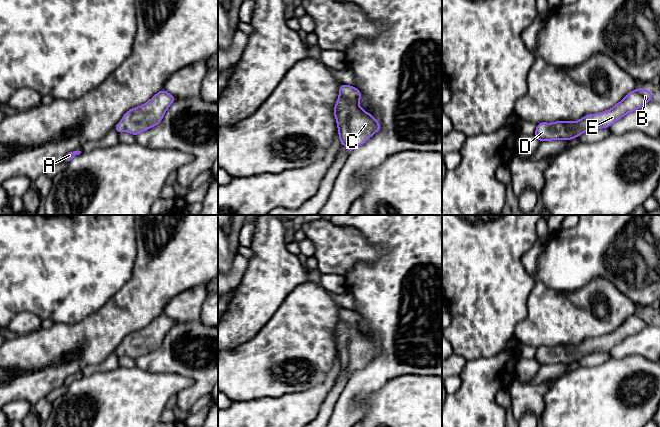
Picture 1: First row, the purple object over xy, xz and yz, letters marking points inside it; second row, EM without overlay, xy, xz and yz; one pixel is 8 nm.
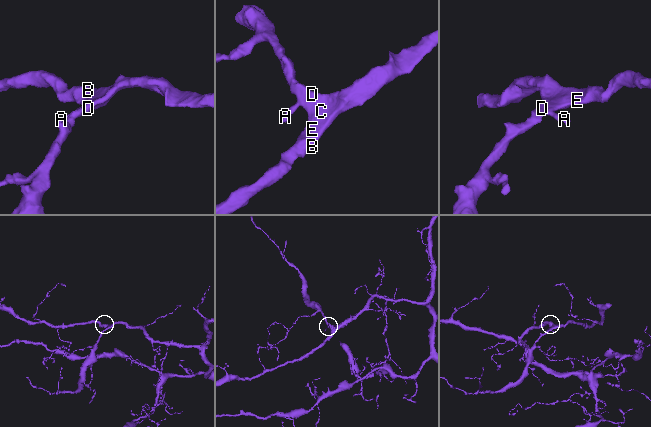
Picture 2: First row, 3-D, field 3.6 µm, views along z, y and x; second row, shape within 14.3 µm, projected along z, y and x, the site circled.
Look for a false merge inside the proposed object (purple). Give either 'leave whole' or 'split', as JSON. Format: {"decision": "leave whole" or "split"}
{"decision": "leave whole"}

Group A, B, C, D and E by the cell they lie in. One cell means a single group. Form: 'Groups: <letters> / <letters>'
Groups: A B C D E

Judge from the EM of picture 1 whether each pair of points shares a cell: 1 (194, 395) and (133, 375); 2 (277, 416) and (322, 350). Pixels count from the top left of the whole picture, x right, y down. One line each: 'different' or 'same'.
1: different
2: different

